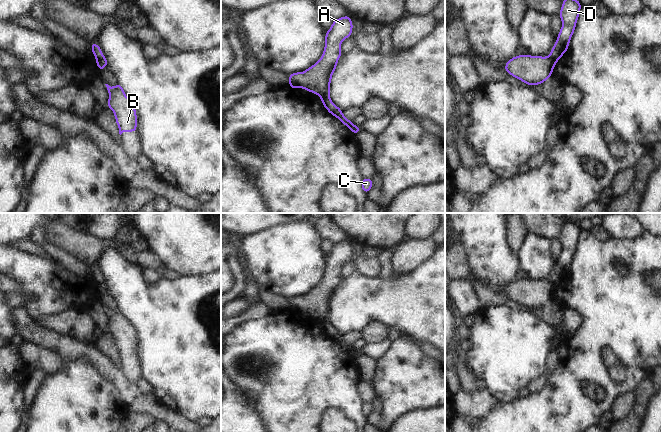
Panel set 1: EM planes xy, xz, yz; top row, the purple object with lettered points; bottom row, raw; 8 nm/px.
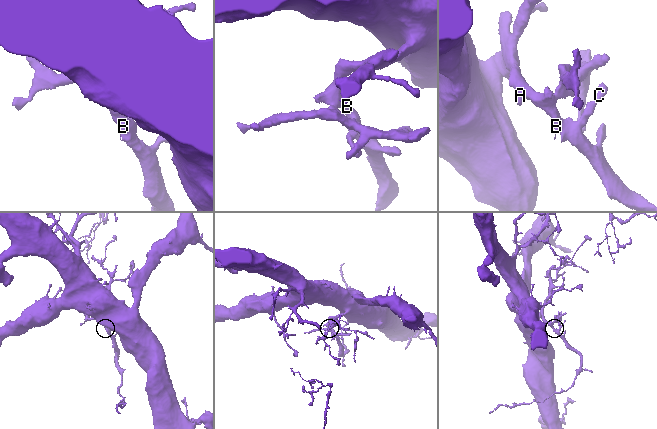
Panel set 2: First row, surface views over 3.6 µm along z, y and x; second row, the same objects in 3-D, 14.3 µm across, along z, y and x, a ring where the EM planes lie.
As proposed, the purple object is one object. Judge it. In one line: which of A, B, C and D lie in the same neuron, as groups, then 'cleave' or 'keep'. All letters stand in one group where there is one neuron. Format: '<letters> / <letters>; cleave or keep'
A B C / D; cleave

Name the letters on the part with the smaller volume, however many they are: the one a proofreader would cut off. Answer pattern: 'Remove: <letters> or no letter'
Remove: D

